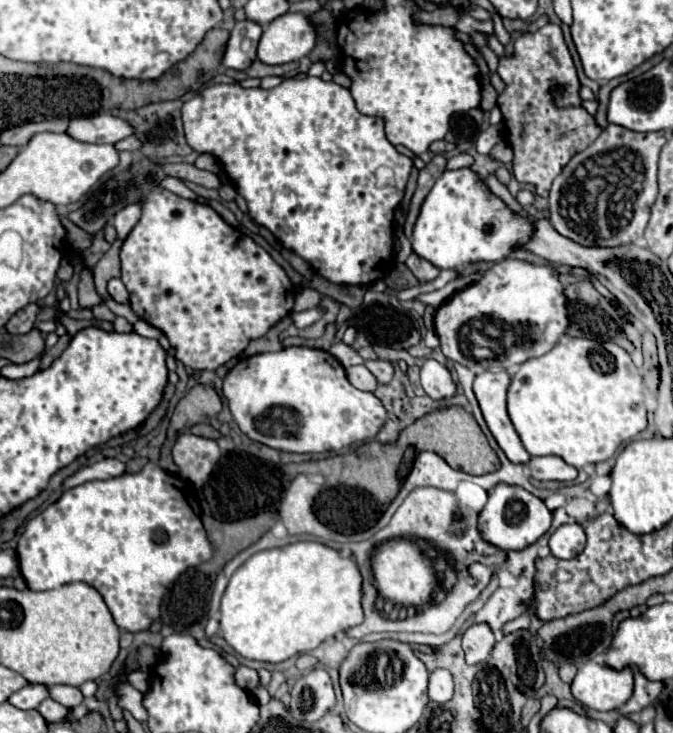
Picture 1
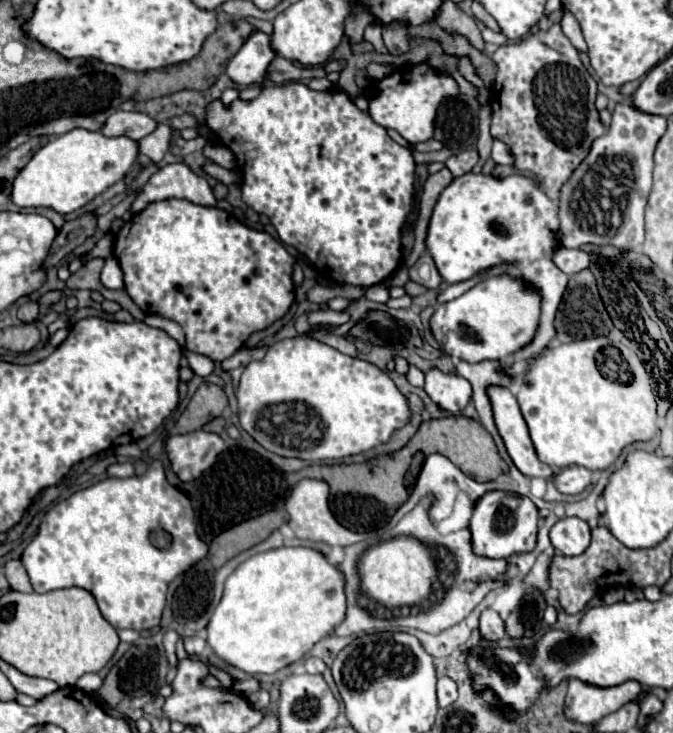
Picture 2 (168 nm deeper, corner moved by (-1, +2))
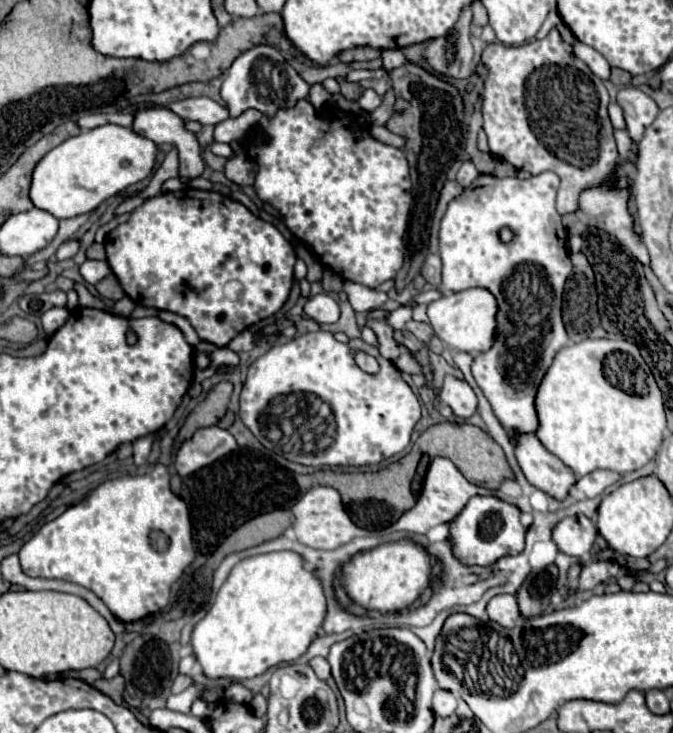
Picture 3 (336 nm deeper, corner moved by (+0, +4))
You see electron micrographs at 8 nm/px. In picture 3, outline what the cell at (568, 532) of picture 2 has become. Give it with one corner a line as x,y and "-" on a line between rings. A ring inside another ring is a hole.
573,515
559,521
553,529
553,541
557,547
571,557
583,557
591,551
597,537
597,529
585,515

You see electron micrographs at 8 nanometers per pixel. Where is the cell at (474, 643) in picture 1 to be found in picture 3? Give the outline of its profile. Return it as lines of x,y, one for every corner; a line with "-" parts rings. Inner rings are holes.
509,593
495,595
487,605
487,613
489,613
491,621
497,621
503,627
515,627
525,621
525,617
519,613
517,597
509,595

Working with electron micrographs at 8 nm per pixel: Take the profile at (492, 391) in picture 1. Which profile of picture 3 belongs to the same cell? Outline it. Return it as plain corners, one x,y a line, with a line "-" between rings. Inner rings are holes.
535,435
523,439
523,443
515,447
515,455
527,481
553,499
565,499
579,479
561,459
549,453

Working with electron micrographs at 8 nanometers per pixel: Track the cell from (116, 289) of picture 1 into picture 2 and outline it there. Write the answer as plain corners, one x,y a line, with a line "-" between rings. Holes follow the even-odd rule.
106,259
100,281
108,289
122,289
124,287
124,275
122,275
122,269
120,269
116,259

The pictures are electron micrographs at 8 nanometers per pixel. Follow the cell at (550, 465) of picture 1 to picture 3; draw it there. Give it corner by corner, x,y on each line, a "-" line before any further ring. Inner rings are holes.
593,471
591,475
585,475
579,479
575,485
579,491
583,491
587,497
597,497
601,495
609,485
617,483
621,479
619,473
615,471

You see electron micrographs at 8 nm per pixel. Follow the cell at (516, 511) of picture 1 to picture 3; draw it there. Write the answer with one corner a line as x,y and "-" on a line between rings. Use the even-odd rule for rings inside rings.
493,495
471,497
465,509
449,523
451,551
463,565
493,565
505,555
517,555
525,547
527,529
521,525
521,513
515,505
509,505

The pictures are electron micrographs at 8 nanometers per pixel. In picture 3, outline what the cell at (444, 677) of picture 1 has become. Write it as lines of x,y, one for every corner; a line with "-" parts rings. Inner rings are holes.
435,691
435,697
433,697
433,713
435,717
449,717
453,715
457,707
457,697
451,695
449,691

